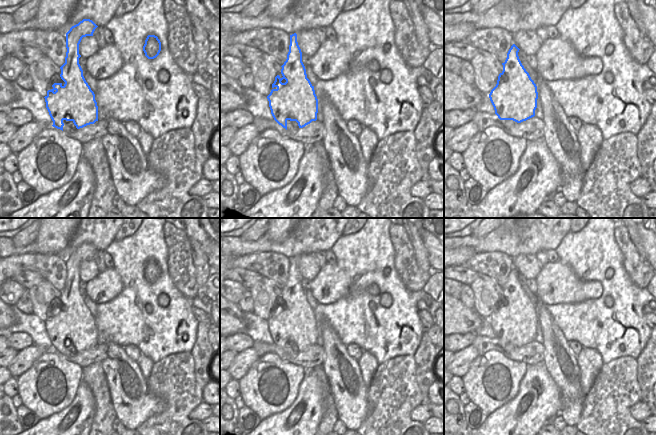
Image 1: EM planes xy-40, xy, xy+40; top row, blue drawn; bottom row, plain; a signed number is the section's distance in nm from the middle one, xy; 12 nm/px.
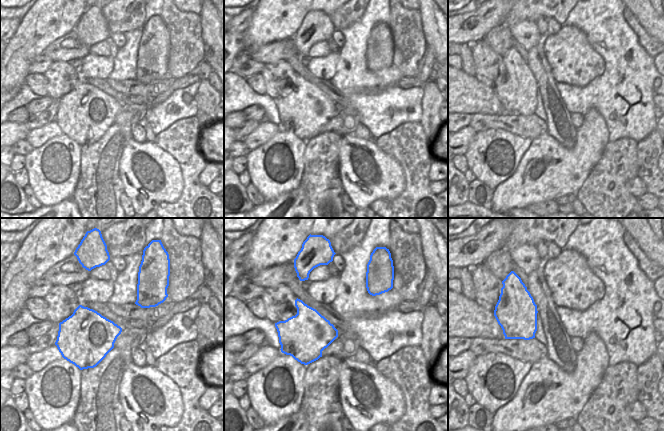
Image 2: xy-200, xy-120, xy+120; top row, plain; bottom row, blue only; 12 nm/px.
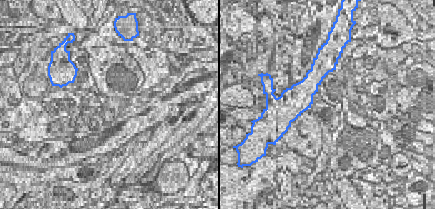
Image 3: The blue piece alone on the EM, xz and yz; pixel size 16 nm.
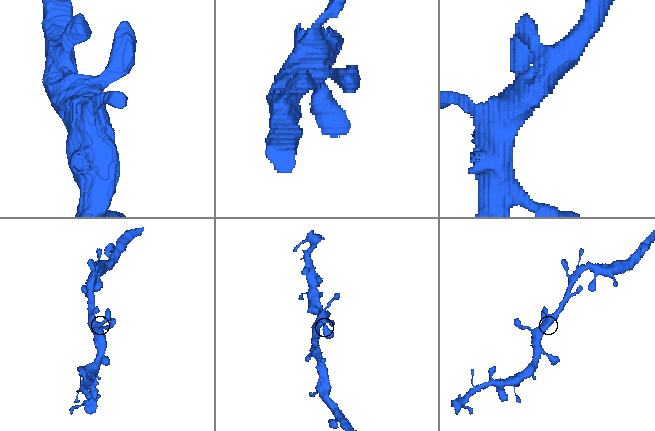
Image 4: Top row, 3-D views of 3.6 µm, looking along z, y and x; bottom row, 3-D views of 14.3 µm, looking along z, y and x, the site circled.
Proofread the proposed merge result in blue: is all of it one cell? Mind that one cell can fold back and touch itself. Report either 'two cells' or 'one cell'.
one cell

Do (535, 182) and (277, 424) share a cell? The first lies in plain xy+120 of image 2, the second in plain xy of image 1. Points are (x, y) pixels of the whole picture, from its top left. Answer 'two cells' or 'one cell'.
one cell

